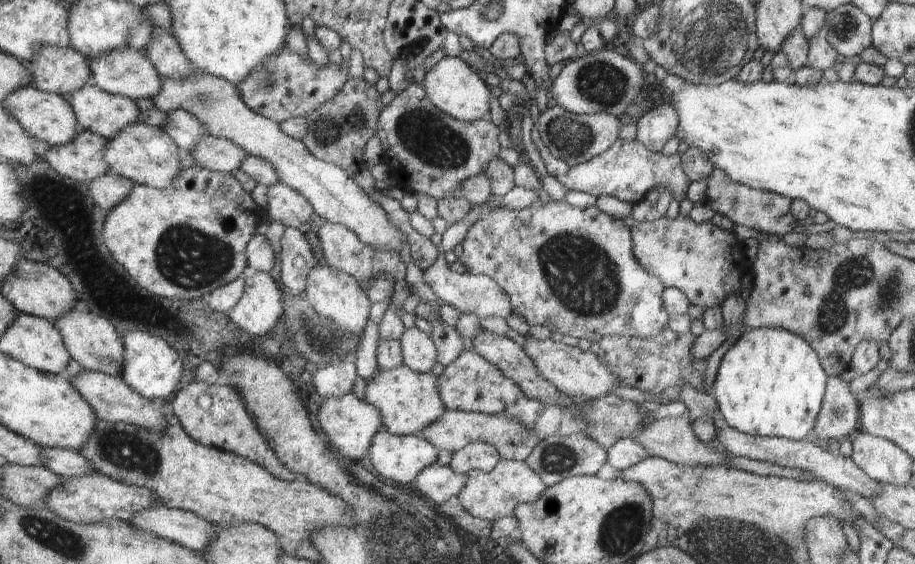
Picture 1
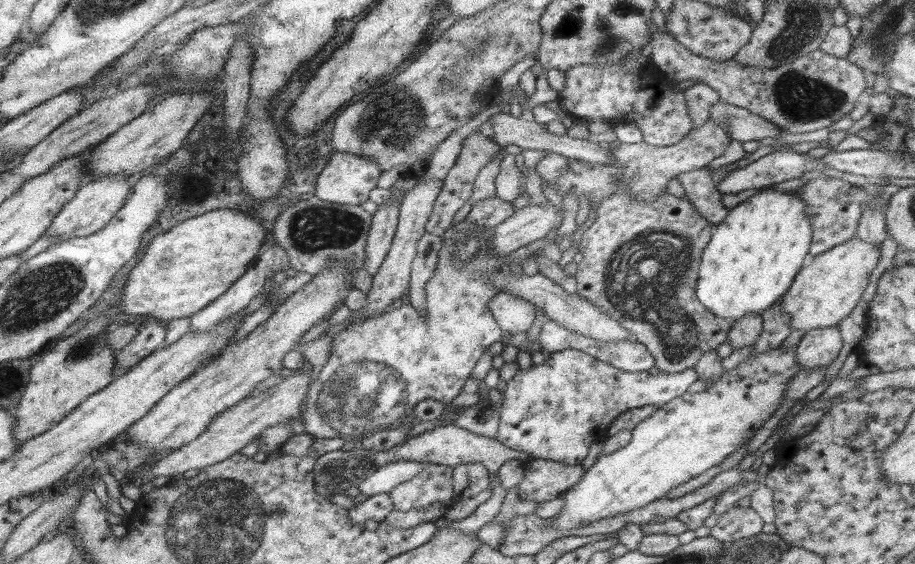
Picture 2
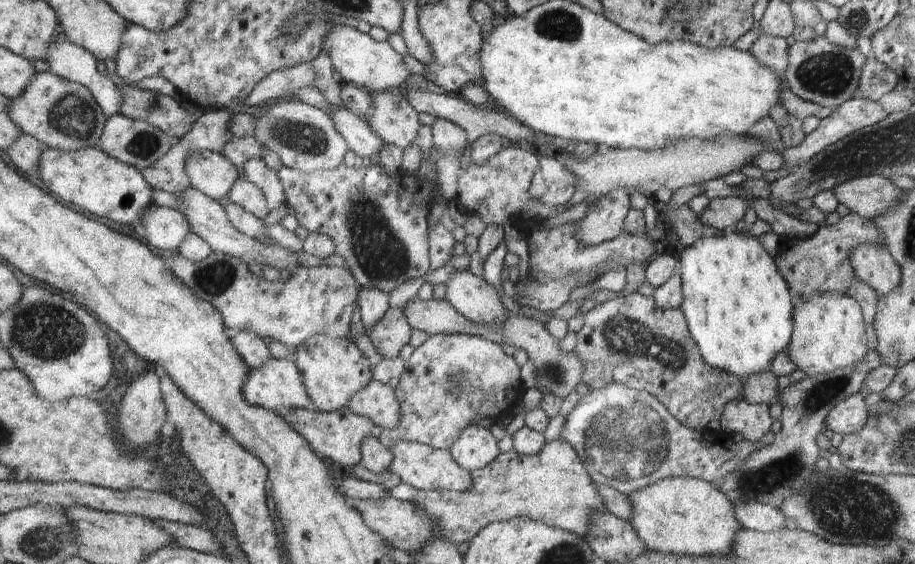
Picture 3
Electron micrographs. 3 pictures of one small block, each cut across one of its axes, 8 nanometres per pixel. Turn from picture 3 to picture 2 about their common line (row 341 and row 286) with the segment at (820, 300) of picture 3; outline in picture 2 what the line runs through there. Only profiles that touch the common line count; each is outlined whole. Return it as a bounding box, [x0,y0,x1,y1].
[780,238,880,333]

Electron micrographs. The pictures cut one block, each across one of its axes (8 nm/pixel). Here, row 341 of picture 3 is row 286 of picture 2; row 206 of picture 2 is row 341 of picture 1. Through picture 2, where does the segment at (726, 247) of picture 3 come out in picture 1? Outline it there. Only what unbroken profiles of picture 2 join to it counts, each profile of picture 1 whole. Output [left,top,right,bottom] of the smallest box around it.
[714,328,827,442]

